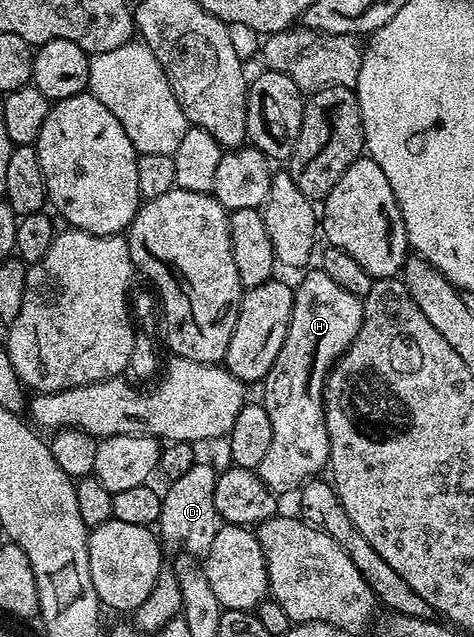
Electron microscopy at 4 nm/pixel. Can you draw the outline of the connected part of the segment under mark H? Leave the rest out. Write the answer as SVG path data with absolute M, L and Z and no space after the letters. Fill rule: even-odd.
M320 267L310 268L305 275L301 282L296 282L287 339L283 339L283 347L279 347L279 355L265 376L265 390L260 397L267 415L271 415L273 445L255 471L272 490L278 488L277 477L285 485L300 487L328 466L325 381L333 364L355 339L365 318L362 298L351 295L351 291L343 291L343 287L339 287L339 283L330 279Z

